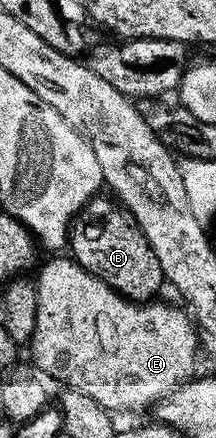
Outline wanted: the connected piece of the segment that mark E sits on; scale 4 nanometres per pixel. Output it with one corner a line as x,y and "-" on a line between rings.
63,255
52,256
55,257
52,261
47,261
40,267
39,281
36,280
34,282
35,290
37,291
37,323
33,327
29,350
31,349
31,357
35,360
36,367
40,369
36,370
38,370
44,378
50,379
50,377
52,377
53,380
60,381
60,386
81,391
81,395
89,395
89,399
101,403
101,407
105,407
119,414
135,413
138,409
150,410
155,402
162,401
163,398
171,394
176,387
185,381
192,380
192,378
196,376
195,356
199,353
200,334
197,332
192,318
188,316
182,308
179,310
175,305
162,305
159,299
152,300
150,303
128,301
126,297
110,289
108,285
97,279
93,274
85,272
70,256
59,256

